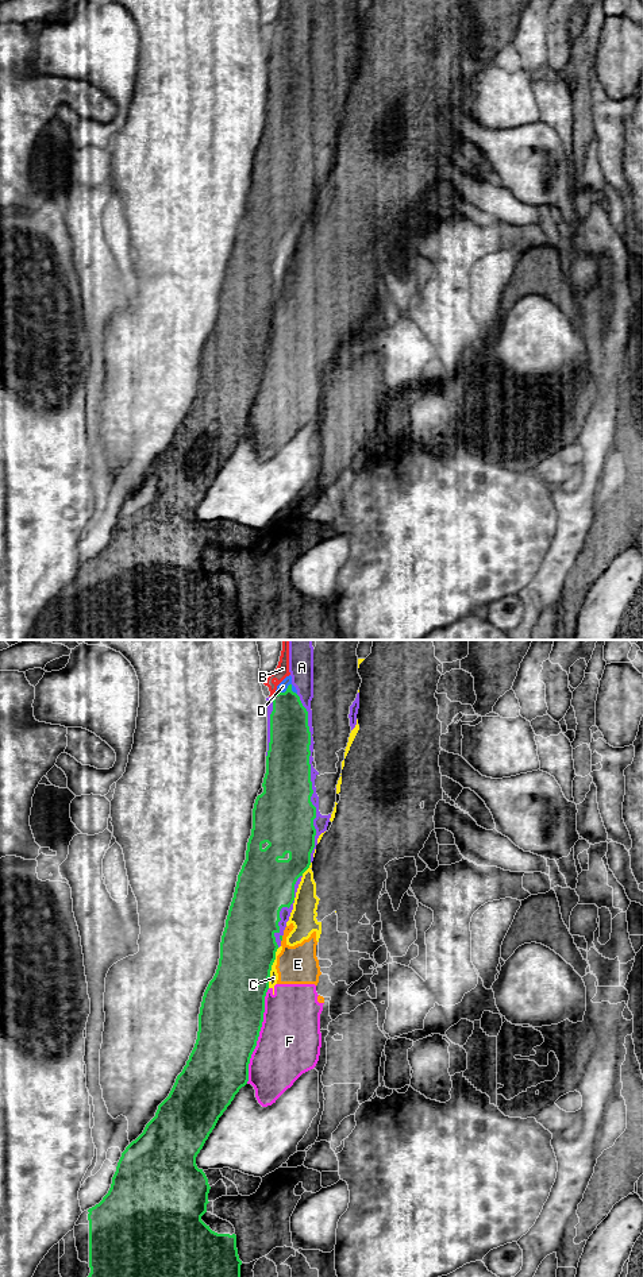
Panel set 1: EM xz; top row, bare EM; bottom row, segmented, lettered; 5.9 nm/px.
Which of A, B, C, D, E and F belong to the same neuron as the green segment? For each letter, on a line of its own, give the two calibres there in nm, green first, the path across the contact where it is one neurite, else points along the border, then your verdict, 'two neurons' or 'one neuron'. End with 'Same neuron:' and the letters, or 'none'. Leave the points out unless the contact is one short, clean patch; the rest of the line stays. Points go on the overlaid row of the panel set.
A: calibres 340 and 50 nm; one neuron
B: calibres 240 and 80 nm; one neuron
C: calibres 340 and 50 nm; two neurons
D: calibres 220 and 60 nm; one neuron
E: calibres 20 and 220 nm; border xz (283, 936), (281, 941); two neurons
F: calibres 380 and 380 nm; two neurons
Same neuron: A, B, D

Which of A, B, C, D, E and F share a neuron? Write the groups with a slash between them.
A B D / C E F

